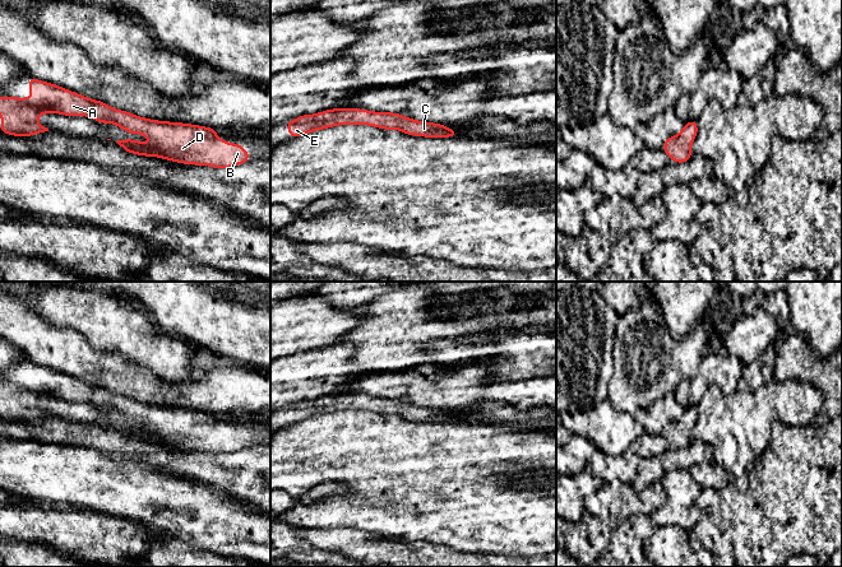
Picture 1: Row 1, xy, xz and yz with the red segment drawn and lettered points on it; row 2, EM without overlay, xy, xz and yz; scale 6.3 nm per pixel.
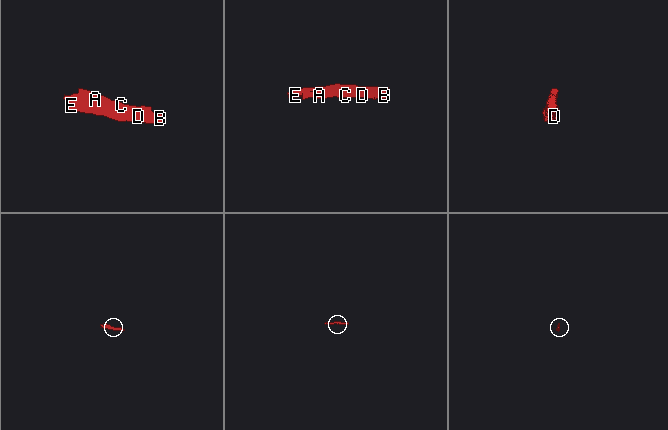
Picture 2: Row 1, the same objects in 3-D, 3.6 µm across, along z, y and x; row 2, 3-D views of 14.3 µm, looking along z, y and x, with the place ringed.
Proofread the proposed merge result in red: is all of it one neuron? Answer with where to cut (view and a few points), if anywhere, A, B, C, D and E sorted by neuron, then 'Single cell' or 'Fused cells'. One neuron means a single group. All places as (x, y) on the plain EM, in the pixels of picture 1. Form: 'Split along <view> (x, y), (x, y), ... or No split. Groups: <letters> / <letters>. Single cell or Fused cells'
No split. Groups: A B C D E. Single cell

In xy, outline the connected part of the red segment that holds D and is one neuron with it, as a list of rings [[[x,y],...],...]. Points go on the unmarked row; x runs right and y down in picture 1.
[[[33,362],[28,364],[28,373],[33,378],[28,384],[0,382],[1,418],[32,422],[48,417],[34,405],[43,399],[85,401],[100,409],[114,409],[129,419],[142,419],[154,427],[153,431],[130,424],[116,427],[130,440],[213,454],[231,454],[251,445],[240,428],[231,429],[219,424],[214,413],[140,403]]]

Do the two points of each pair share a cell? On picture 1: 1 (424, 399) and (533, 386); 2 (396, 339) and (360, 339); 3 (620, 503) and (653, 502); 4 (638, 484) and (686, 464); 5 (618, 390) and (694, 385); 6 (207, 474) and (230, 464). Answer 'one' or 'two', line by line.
1: one
2: one
3: one
4: one
5: two
6: one

